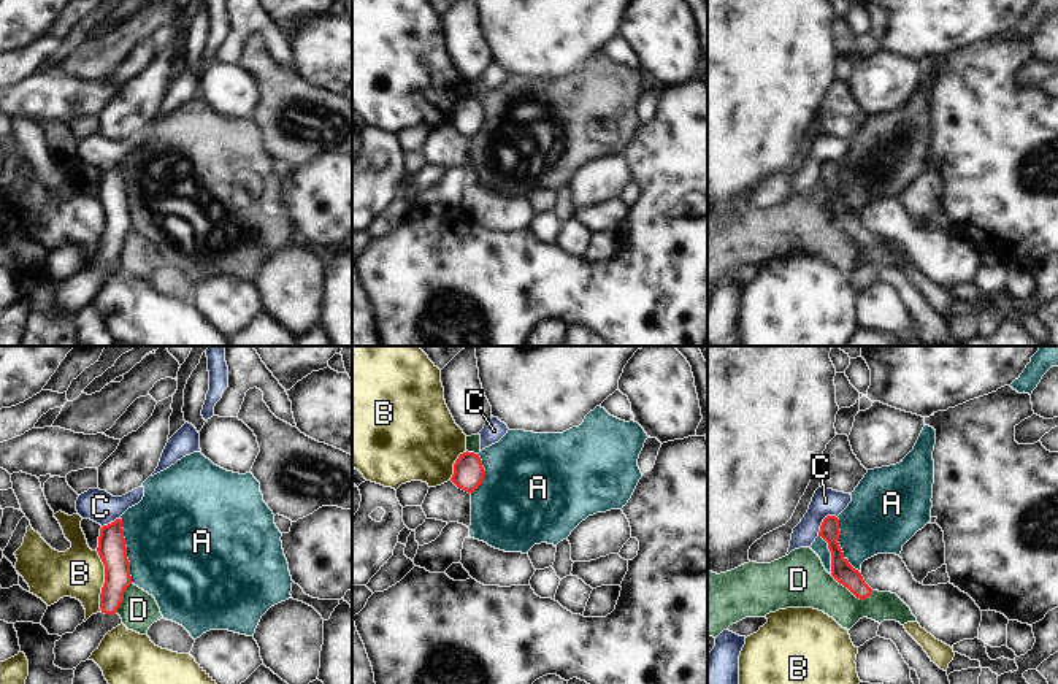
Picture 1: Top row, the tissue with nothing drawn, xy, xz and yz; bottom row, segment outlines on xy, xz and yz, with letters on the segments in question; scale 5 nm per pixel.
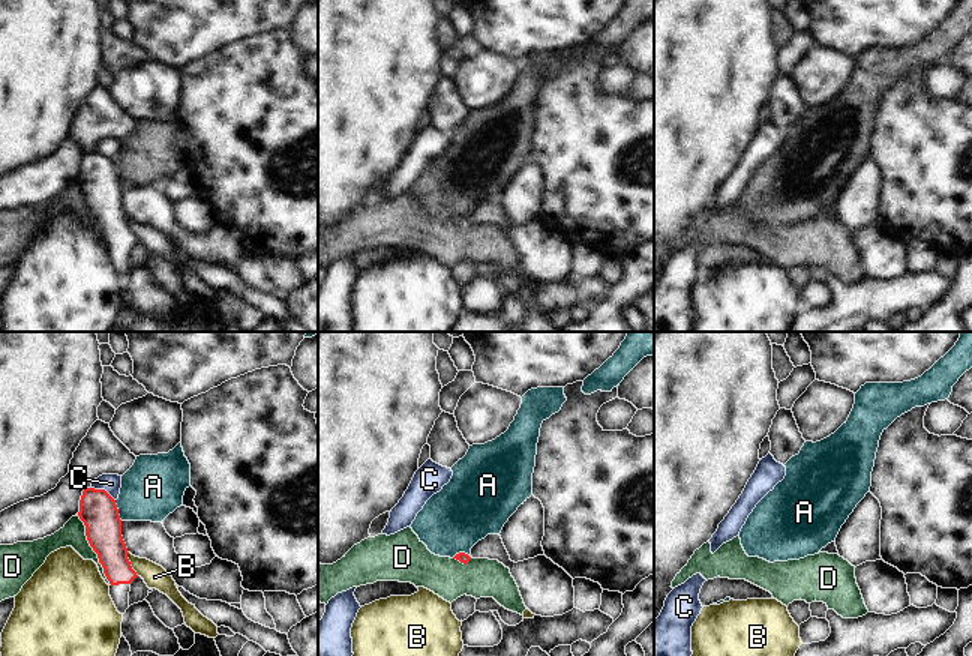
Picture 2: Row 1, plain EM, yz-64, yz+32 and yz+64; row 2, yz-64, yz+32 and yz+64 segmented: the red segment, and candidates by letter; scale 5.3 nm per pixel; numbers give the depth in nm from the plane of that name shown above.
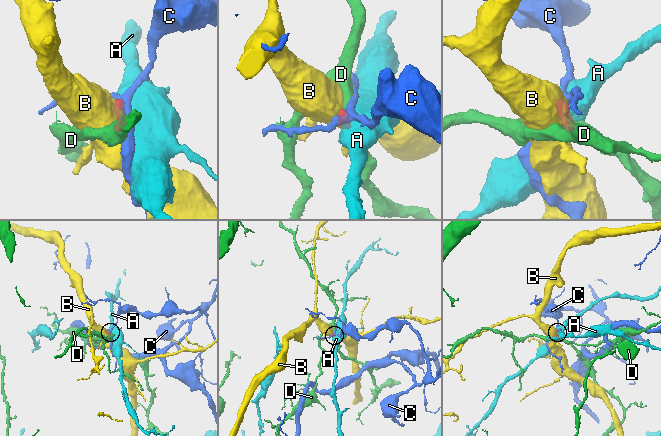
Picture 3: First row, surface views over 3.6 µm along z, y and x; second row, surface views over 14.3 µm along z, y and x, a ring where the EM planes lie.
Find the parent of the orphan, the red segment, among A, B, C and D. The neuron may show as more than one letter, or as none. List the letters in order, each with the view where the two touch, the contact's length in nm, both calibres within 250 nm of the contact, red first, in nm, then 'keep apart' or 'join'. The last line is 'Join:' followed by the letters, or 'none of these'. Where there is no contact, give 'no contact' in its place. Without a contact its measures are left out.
A: contact in xy; length 340 nm; calibres 140 and 500 nm; keep apart
B: contact in xy; length 320 nm; calibres 140 and 260 nm; keep apart
C: contact in yz; length 140 nm; calibres 100 and 140 nm; keep apart
D: contact in yz; length 240 nm; calibres 110 and 260 nm; keep apart
Join: none of these

